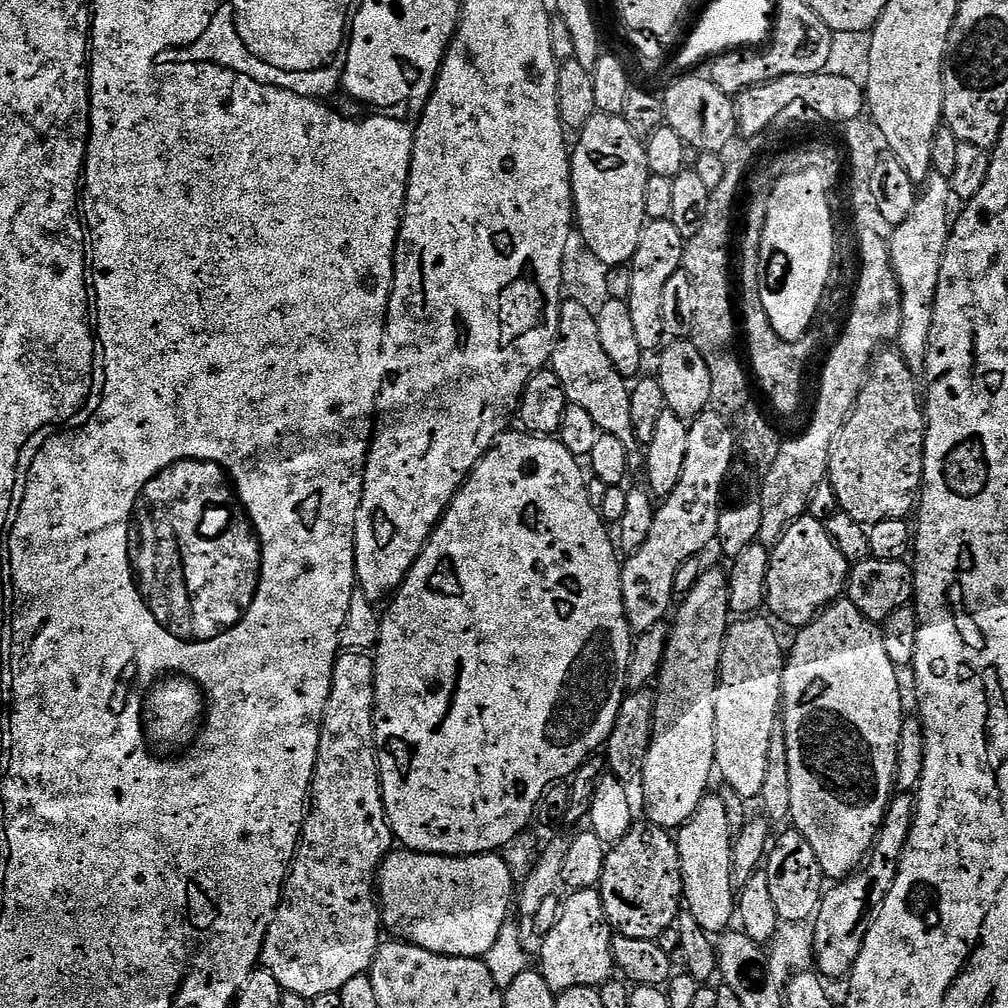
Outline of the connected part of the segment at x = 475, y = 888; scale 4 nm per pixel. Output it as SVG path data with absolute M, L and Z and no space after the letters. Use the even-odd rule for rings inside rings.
M393 850L384 857L378 873L378 903L382 909L382 924L385 929L393 932L397 941L406 944L417 944L419 948L430 950L443 956L470 956L473 958L487 957L489 950L498 942L498 934L502 926L510 918L510 909L514 904L514 881L510 866L506 866L503 855L485 854L482 856L431 856L428 852L411 850Z

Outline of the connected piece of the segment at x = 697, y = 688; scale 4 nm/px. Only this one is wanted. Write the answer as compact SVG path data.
M712 568L709 572L704 572L696 580L696 585L688 592L688 597L684 600L684 605L680 608L680 613L676 616L676 625L672 624L668 645L665 648L664 663L660 667L658 683L660 689L655 689L656 708L652 711L652 741L646 754L644 763L644 775L642 785L644 784L644 804L648 807L648 816L653 825L658 828L669 830L679 829L687 824L688 819L698 810L698 806L704 800L706 793L709 791L708 783L714 780L714 769L716 766L716 755L714 754L714 742L716 741L716 683L720 681L720 659L722 658L722 646L724 645L724 635L728 633L730 623L730 609L728 606L728 578L727 571L719 572L718 569Z

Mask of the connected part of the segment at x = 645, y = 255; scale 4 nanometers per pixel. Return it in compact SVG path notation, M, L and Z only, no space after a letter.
M671 219L653 220L645 223L640 245L634 254L634 258L630 261L632 270L630 294L626 301L630 310L630 318L634 322L634 334L638 337L641 353L659 353L665 343L663 290L671 276L682 268L685 247L685 238L682 234L678 234L678 226L674 226Z

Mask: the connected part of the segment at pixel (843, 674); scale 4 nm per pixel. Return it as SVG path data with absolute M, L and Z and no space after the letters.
M841 598L835 604L828 605L806 628L801 628L795 633L796 640L786 656L784 666L784 699L782 701L782 727L784 729L784 741L788 751L788 765L796 768L796 760L804 760L812 772L812 784L816 784L816 843L814 854L818 854L820 869L829 881L839 882L851 877L856 867L864 860L864 855L872 848L876 835L880 832L880 823L888 812L888 803L892 800L896 787L896 759L900 750L899 736L902 734L902 726L906 717L904 700L900 697L900 676L898 666L890 662L890 654L886 654L886 642L884 633L874 621L866 619L863 614L847 598Z

